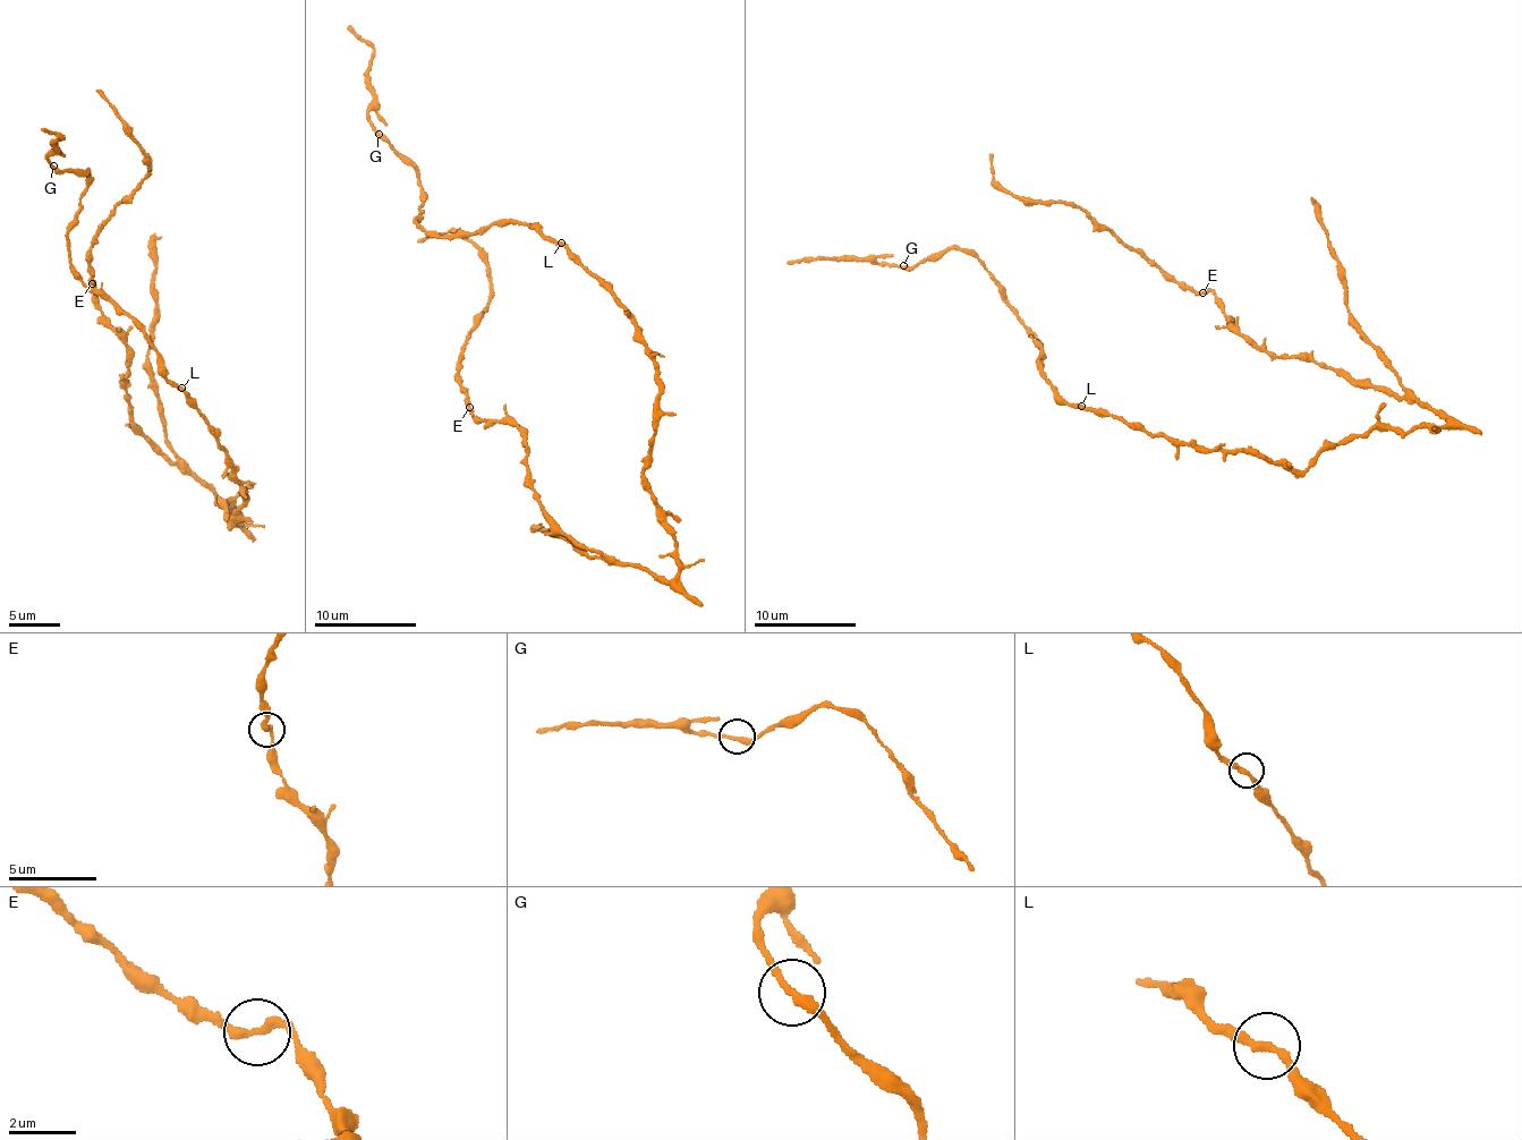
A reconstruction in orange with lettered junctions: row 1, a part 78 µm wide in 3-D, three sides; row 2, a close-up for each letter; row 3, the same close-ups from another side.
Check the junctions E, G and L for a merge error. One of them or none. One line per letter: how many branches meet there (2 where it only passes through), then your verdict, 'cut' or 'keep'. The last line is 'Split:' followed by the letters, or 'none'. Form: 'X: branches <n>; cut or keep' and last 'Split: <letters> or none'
E: branches 2; keep
G: branches 2; keep
L: branches 2; keep
Split: none

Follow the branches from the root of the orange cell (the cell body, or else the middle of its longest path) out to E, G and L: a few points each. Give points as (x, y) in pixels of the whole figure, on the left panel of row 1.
E: (218, 504), (228, 500), (237, 520), (211, 490), (158, 453), (134, 420), (121, 386), (132, 355), (92, 282)
G: (218, 504), (229, 526), (246, 490), (152, 341), (81, 280), (67, 226), (87, 170), (53, 166)
L: (218, 504), (223, 509), (229, 526), (244, 504), (246, 490), (238, 482), (217, 434), (181, 388)

